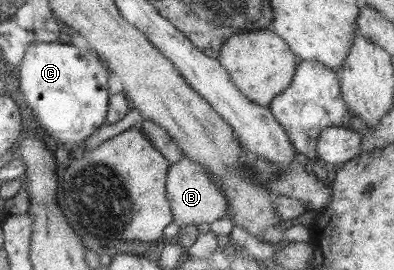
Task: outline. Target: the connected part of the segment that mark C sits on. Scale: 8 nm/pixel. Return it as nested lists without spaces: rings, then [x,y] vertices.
[[[34,43],[27,48],[25,57],[23,58],[23,61],[21,61],[21,66],[19,66],[19,72],[21,92],[26,98],[26,102],[29,105],[29,108],[31,108],[33,111],[35,119],[37,122],[39,121],[40,127],[43,128],[43,130],[46,130],[47,134],[59,144],[63,143],[65,145],[71,145],[73,143],[80,143],[82,140],[89,138],[93,132],[95,132],[96,128],[104,125],[110,104],[109,86],[107,85],[107,78],[109,78],[110,70],[93,51],[90,51],[86,47],[75,47],[72,43]]]

